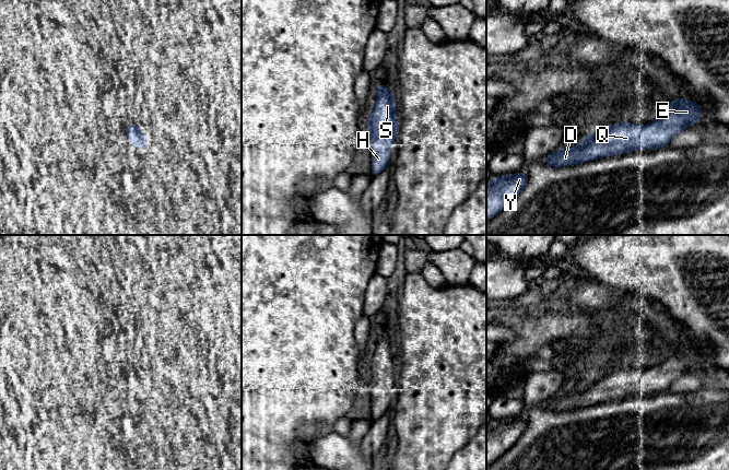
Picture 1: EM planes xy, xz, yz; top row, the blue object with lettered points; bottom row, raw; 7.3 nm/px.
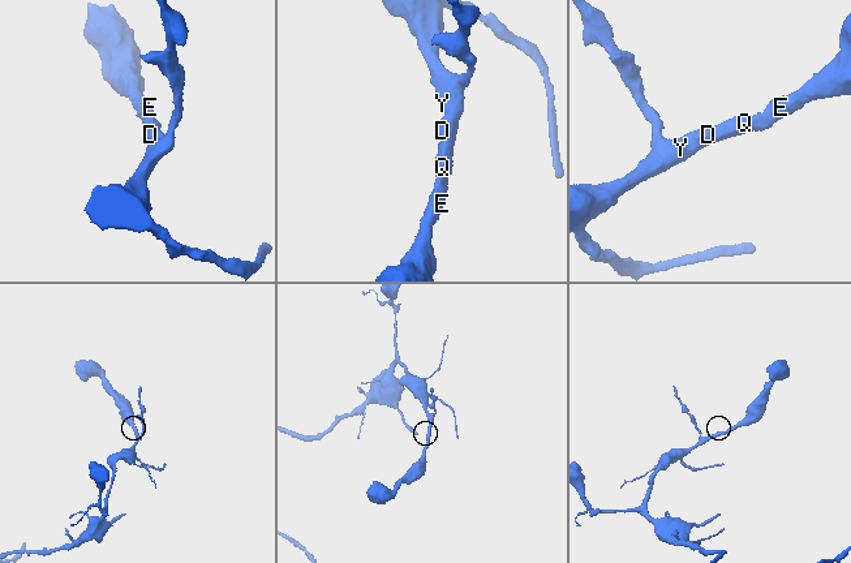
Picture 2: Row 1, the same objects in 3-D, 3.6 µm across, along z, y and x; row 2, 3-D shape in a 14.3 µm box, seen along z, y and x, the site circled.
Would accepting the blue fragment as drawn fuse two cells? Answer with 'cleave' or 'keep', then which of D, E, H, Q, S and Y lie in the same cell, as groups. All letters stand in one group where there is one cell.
keep | D E H Q S Y

